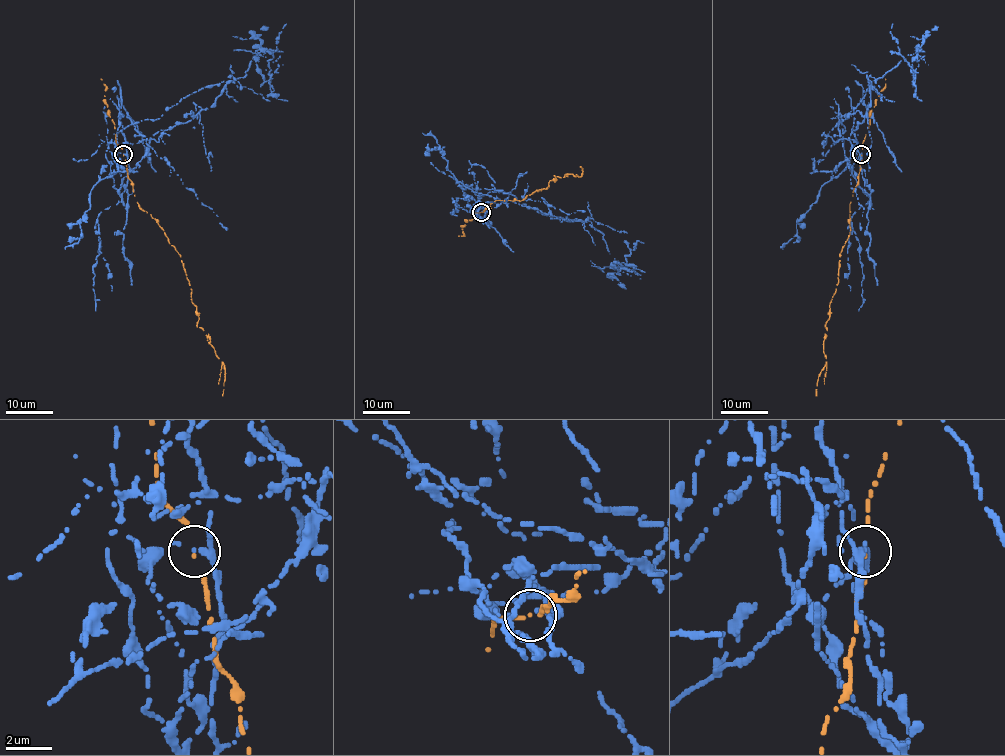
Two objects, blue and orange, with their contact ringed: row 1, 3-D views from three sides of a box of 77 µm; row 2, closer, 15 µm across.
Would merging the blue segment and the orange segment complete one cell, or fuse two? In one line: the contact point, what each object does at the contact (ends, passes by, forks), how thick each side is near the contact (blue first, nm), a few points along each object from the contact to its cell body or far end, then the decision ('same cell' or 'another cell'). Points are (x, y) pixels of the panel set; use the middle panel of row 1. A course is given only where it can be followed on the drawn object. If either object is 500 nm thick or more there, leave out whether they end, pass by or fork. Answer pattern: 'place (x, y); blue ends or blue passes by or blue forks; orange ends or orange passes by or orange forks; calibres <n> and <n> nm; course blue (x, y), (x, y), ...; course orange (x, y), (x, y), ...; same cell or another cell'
place (481, 212); blue ends; orange passes by; calibres 200 and 50 nm; course blue (480, 212), (485, 220), (477, 211), (497, 198), (590, 220), (617, 268), (643, 243); course orange (480, 212), (496, 200), (522, 200), (547, 188), (550, 180), (556, 180), (554, 175), (581, 175), (580, 166); another cell

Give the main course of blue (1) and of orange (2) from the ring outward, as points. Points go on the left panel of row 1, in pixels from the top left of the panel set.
1: (123, 155), (125, 204), (119, 188), (150, 137), (211, 107), (259, 52), (262, 83), (270, 78), (286, 24)
2: (123, 155), (138, 206), (180, 256), (197, 307), (197, 327), (224, 365), (223, 396)

